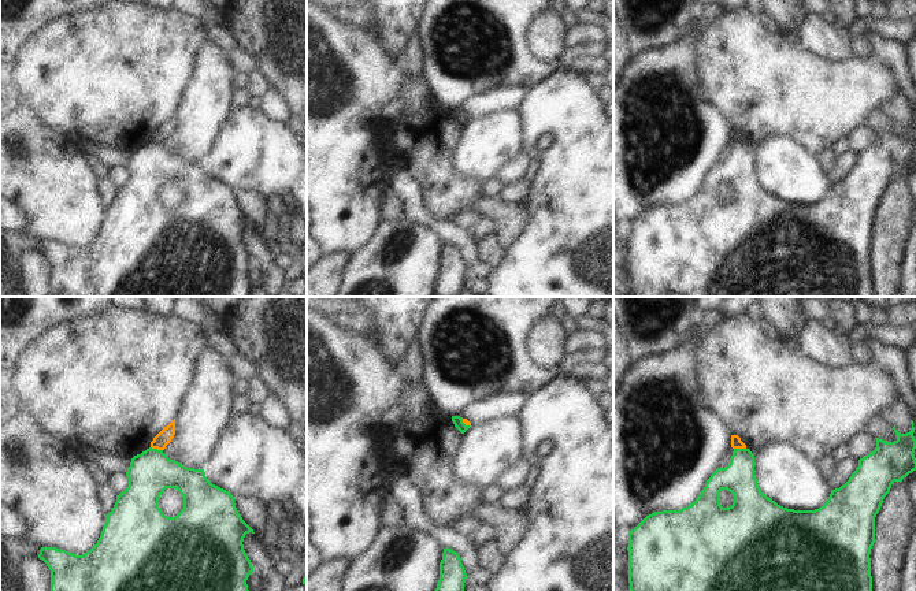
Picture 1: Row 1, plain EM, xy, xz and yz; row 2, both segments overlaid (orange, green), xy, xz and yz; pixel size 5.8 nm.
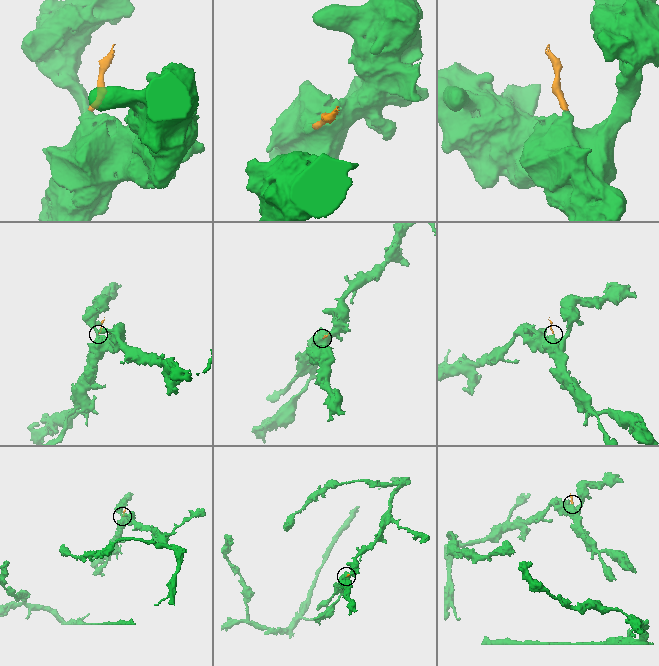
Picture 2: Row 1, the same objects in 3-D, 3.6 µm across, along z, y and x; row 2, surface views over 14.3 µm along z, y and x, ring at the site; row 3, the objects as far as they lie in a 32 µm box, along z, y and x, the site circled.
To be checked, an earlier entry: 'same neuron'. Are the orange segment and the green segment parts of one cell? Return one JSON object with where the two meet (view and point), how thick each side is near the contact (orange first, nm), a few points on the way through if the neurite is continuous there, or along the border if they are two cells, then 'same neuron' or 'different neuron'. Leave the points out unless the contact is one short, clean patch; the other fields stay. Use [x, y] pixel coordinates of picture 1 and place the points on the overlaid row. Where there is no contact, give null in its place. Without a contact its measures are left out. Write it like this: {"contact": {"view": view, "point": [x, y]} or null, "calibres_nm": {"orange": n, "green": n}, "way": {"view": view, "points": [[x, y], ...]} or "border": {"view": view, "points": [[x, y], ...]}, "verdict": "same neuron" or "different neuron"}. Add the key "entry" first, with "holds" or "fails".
{"entry": "fails", "contact": {"view": "xy", "point": [156, 448]}, "calibres_nm": {"orange": 90, "green": 260}, "border": {"view": "xy", "points": [[151, 446], [162, 450]]}, "verdict": "different neuron"}

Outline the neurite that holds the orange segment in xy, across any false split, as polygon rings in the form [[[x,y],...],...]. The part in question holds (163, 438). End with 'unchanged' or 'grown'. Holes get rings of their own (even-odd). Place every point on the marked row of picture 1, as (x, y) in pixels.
[[[175,419],[164,427],[151,442],[152,449],[164,450],[175,435]]] | unchanged

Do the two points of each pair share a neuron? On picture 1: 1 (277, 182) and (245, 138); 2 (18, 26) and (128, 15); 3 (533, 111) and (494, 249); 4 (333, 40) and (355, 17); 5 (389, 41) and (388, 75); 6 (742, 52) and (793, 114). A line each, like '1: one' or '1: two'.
1: one
2: two
3: two
4: two
5: two
6: one

